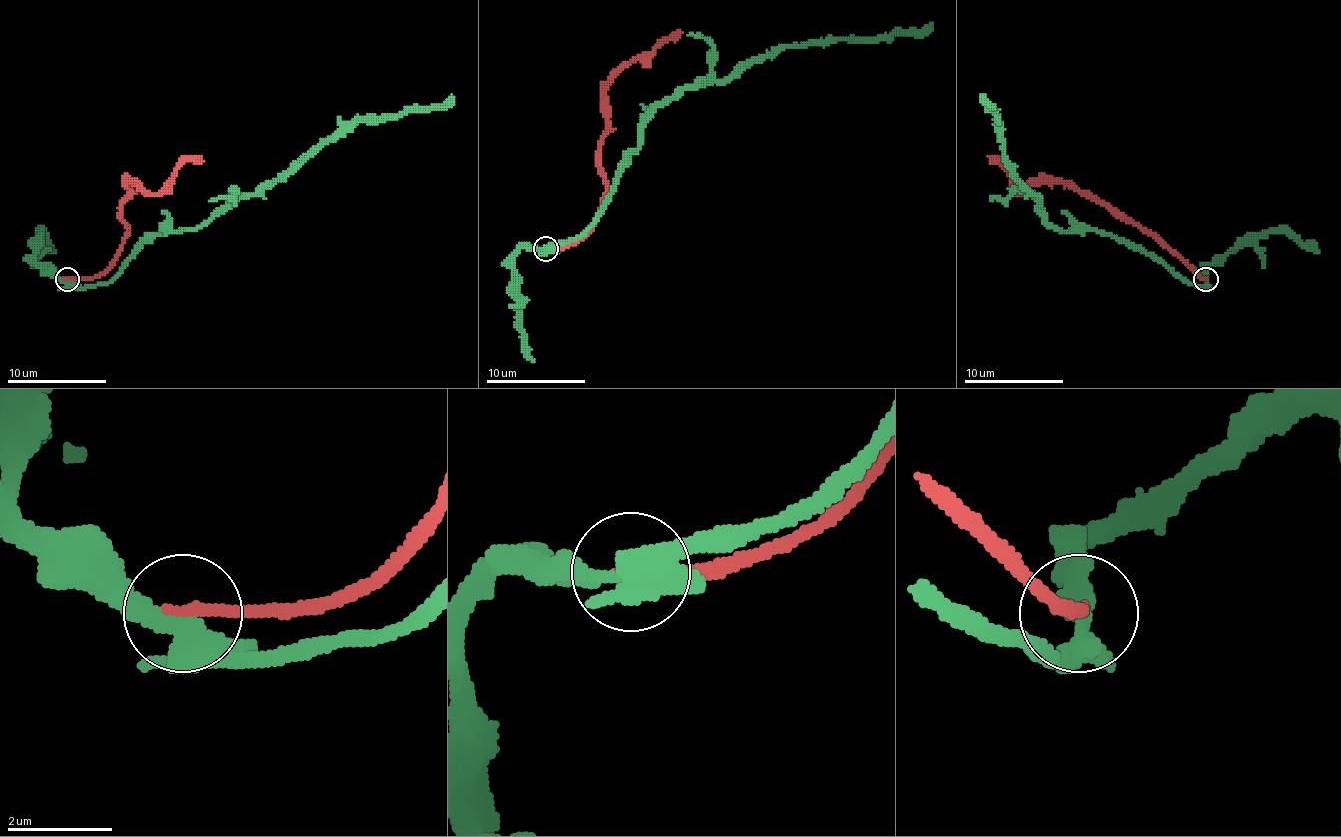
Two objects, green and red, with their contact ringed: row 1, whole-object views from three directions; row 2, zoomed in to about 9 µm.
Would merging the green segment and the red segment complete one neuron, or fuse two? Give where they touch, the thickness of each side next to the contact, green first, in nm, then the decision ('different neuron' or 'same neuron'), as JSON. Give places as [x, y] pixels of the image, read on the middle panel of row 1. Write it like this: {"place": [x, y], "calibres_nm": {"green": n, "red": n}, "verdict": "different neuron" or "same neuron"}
{"place": [546, 248], "calibres_nm": {"green": 380, "red": 240}, "verdict": "different neuron"}

